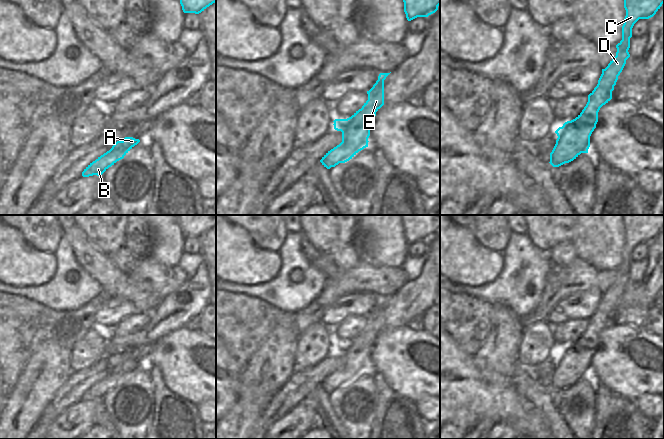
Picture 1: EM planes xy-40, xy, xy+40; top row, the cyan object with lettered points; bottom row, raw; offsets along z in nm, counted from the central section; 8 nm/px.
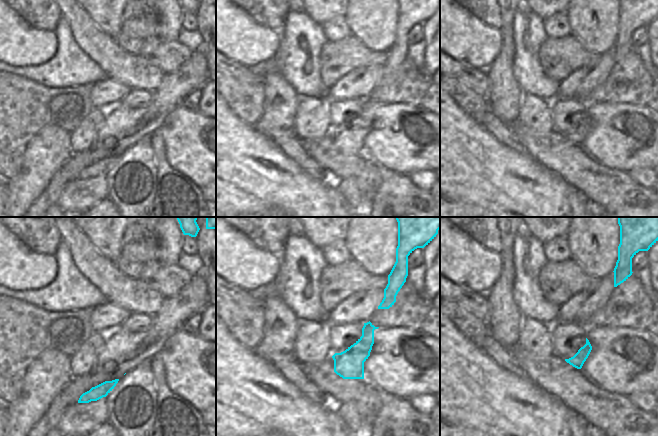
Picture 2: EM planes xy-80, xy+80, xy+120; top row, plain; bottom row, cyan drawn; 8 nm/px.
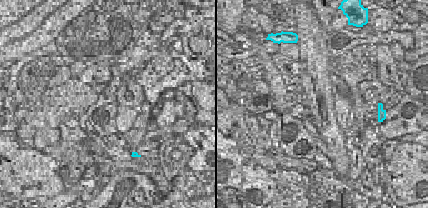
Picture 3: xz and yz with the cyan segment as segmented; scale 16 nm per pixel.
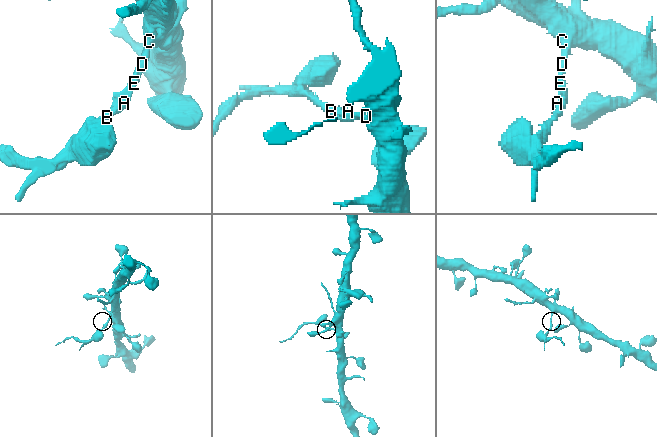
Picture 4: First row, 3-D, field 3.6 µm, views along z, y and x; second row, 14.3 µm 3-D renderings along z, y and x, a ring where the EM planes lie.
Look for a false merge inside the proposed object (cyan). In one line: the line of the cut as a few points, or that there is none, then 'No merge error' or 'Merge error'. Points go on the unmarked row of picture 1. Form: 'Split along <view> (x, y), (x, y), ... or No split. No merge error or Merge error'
Split along xy+40 (596, 310), (612, 314). Merge error

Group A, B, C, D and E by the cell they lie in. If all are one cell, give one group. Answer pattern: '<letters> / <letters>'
A B E / C D

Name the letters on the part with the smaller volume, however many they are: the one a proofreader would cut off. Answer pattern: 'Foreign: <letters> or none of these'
Foreign: A, B, E

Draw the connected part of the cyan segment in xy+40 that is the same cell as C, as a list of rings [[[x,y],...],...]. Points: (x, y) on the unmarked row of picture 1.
[[[621,215],[626,240],[622,250],[622,264],[616,269],[616,280],[610,285],[598,304],[597,311],[614,314],[618,300],[630,281],[632,252],[639,243],[653,241],[664,227],[664,215]]]

